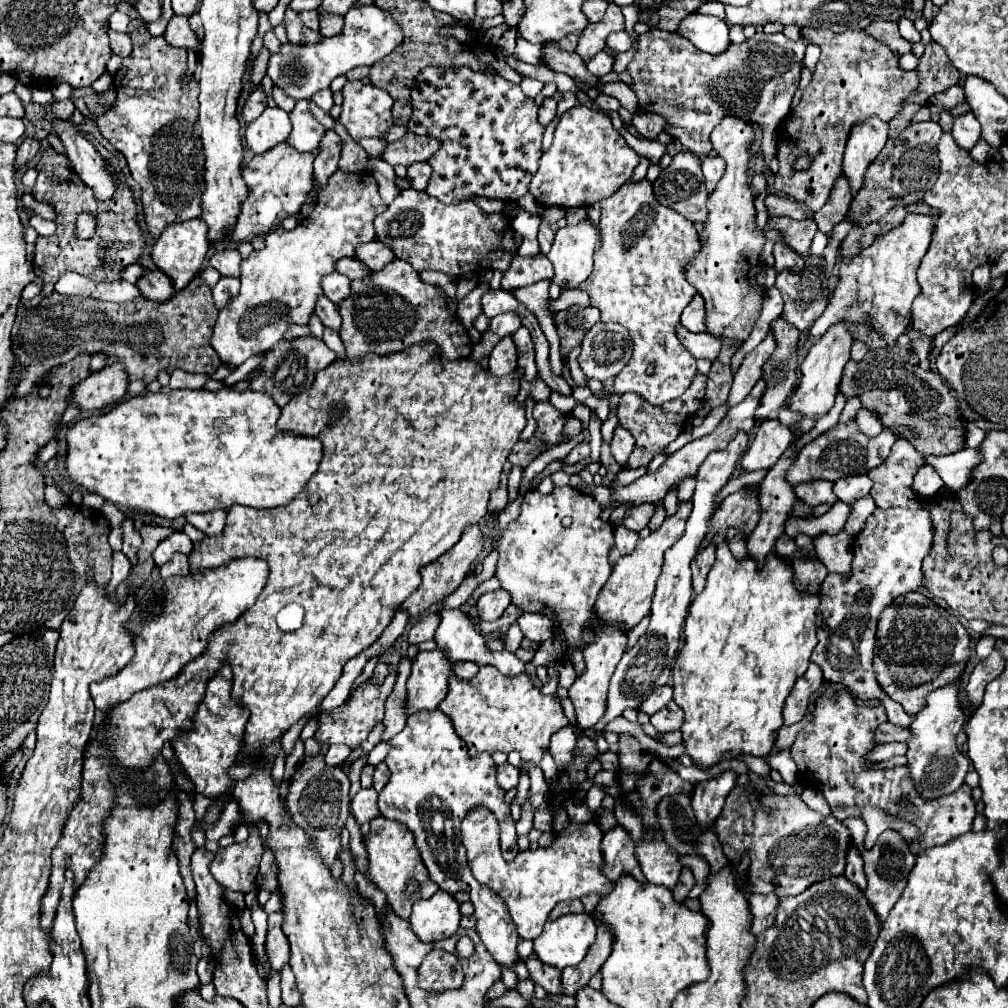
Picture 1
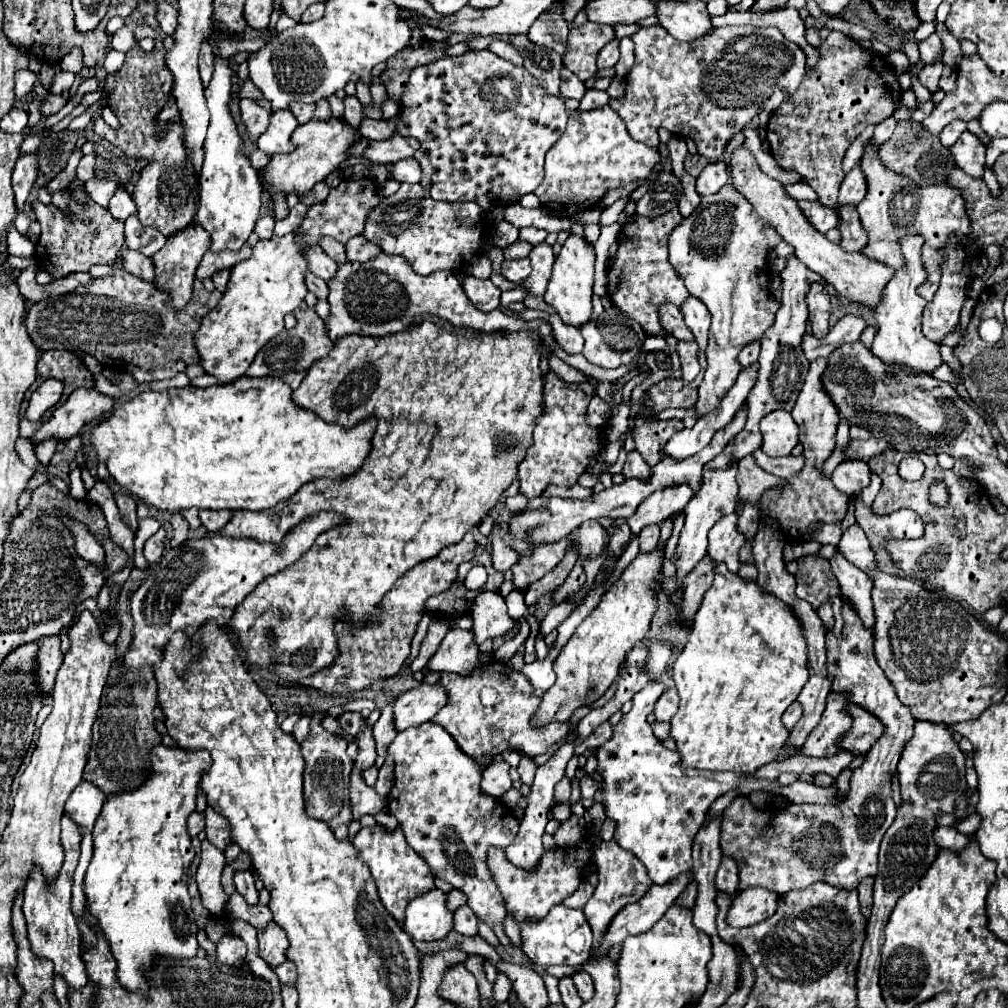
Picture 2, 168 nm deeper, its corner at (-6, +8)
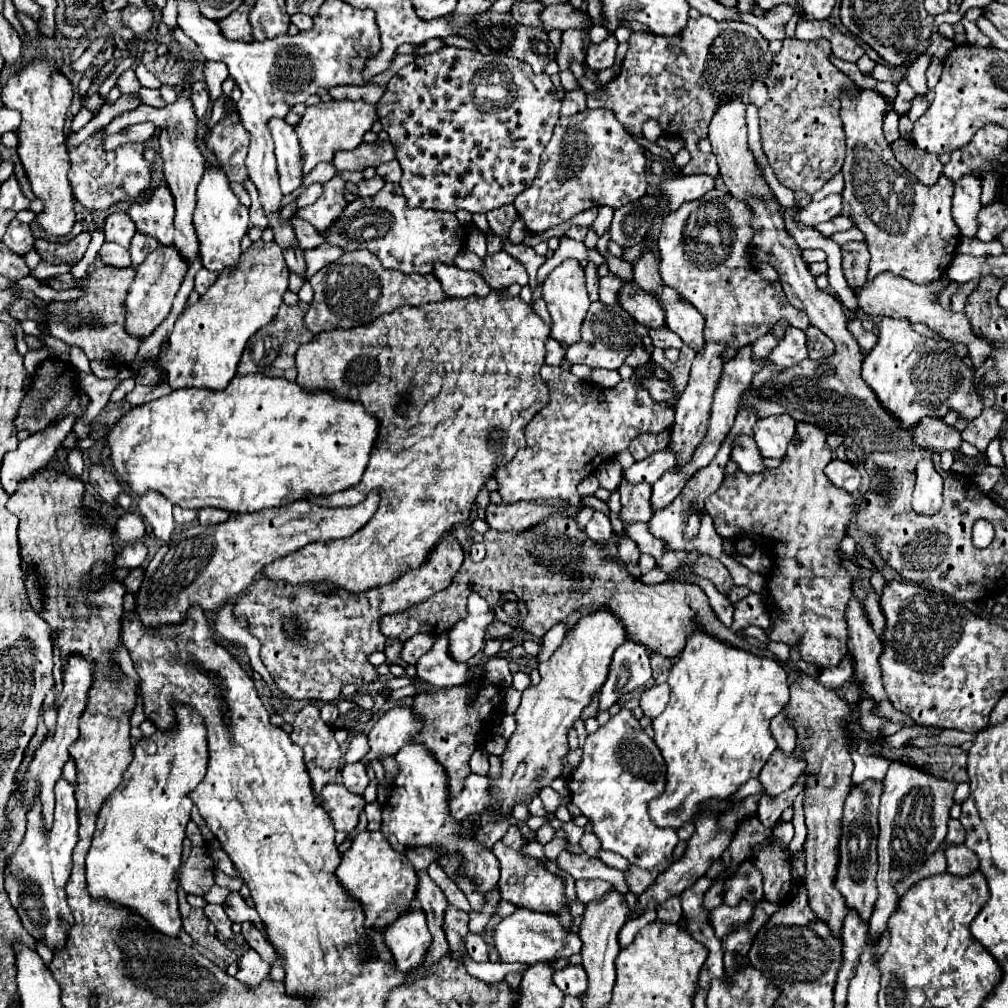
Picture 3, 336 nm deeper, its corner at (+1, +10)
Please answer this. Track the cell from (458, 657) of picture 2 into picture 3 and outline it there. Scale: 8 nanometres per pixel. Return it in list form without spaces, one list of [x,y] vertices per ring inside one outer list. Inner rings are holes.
[[[447,633],[435,637],[435,645],[417,661],[417,677],[433,687],[453,687],[467,681],[469,665],[455,661],[449,653]]]

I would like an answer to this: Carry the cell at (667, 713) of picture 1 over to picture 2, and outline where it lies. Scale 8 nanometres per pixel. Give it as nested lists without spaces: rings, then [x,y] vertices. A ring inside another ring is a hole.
[[[674,687],[666,689],[664,695],[660,695],[656,707],[654,707],[654,715],[658,721],[668,721],[676,711],[678,711],[678,693]]]

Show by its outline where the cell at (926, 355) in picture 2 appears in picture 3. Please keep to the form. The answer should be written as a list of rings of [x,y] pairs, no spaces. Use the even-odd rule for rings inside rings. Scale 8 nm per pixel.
[[[883,317],[879,323],[877,343],[863,359],[863,379],[879,401],[903,421],[903,427],[915,425],[919,417],[935,415],[945,417],[949,409],[955,409],[959,417],[967,421],[979,417],[983,403],[973,389],[973,371],[967,369],[949,341],[927,341],[911,329],[909,319]]]

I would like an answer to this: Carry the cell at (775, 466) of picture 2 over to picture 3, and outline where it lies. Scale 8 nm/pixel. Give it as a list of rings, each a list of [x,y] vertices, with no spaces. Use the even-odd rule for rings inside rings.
[[[739,437],[739,441],[735,441],[731,459],[739,465],[743,473],[761,473],[767,469],[763,465],[763,455],[759,453],[759,447],[751,437]]]

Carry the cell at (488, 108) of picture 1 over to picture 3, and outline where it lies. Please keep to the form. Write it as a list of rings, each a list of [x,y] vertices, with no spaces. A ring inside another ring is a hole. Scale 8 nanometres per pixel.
[[[445,47],[441,51],[417,57],[413,63],[409,63],[407,67],[403,67],[387,85],[381,101],[377,103],[377,115],[379,121],[383,125],[383,129],[389,133],[389,141],[395,145],[401,169],[403,169],[403,177],[401,177],[401,185],[403,185],[403,195],[407,197],[407,203],[411,207],[423,207],[423,209],[439,209],[439,211],[459,211],[459,209],[467,209],[471,213],[487,213],[491,209],[503,207],[507,203],[513,203],[515,197],[527,189],[531,185],[531,181],[537,175],[539,169],[539,161],[541,161],[541,153],[545,151],[545,145],[549,143],[551,135],[553,135],[553,127],[559,121],[559,109],[561,109],[561,101],[557,97],[555,85],[551,83],[549,75],[535,75],[533,69],[523,63],[517,61],[515,57],[507,57],[507,55],[483,55],[479,51],[469,51],[469,49],[457,49],[457,47]]]

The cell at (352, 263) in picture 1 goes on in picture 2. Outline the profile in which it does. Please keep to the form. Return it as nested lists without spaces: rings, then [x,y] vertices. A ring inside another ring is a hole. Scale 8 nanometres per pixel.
[[[322,239],[320,247],[326,251],[326,255],[330,255],[330,259],[334,259],[336,263],[346,263],[346,253],[344,253],[344,245],[338,243],[336,239]]]

